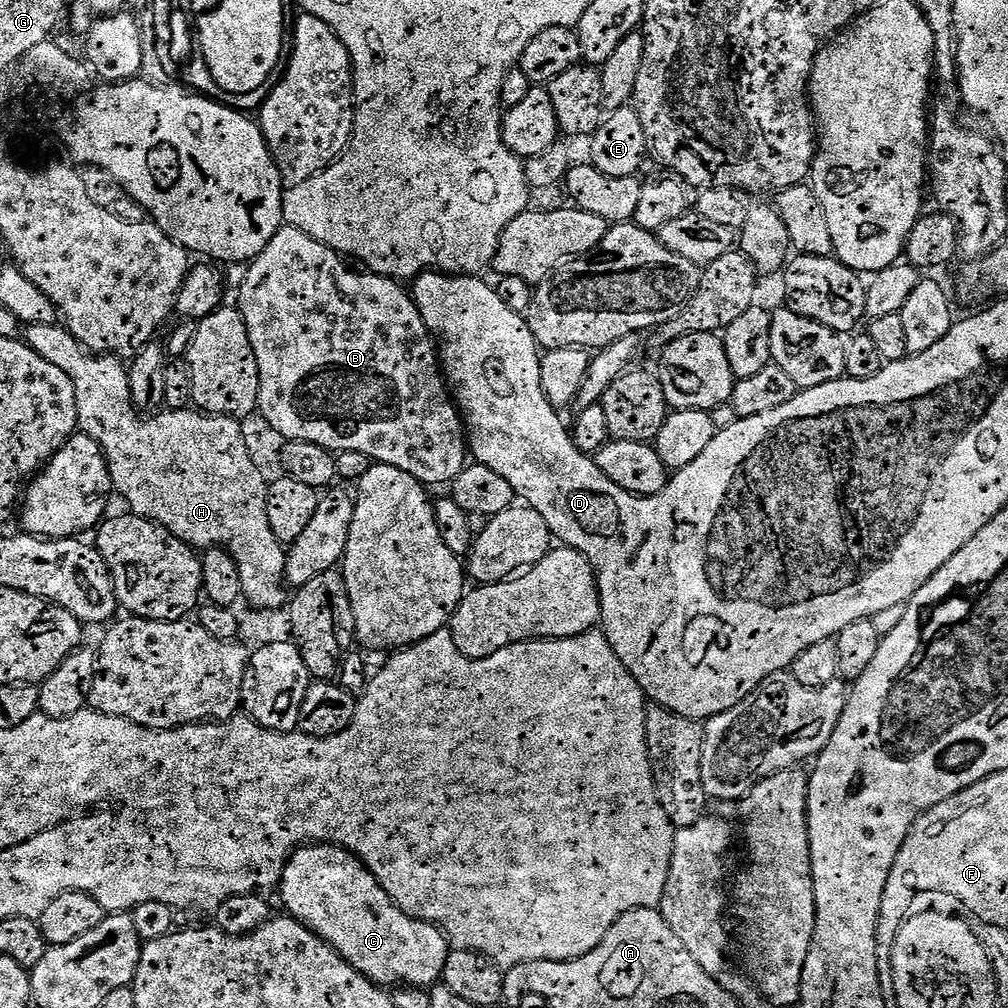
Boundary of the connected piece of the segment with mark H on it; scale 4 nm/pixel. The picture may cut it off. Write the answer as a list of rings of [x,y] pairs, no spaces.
[[[59,323],[27,325],[26,342],[38,355],[46,358],[46,362],[57,364],[74,382],[79,431],[100,444],[115,495],[120,495],[132,507],[129,508],[131,515],[153,520],[192,545],[193,549],[227,548],[240,571],[243,599],[254,608],[283,609],[290,600],[285,579],[286,548],[270,526],[269,484],[263,480],[263,471],[254,464],[254,458],[247,450],[241,421],[235,416],[210,416],[191,407],[176,408],[173,412],[160,410],[145,418],[132,403],[128,368],[123,359],[91,352]]]

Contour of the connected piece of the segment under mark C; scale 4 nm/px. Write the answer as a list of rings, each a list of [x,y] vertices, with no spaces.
[[[315,842],[297,848],[284,867],[279,892],[287,915],[321,936],[375,984],[428,990],[441,983],[450,951],[448,937],[435,924],[407,916],[353,852]]]

